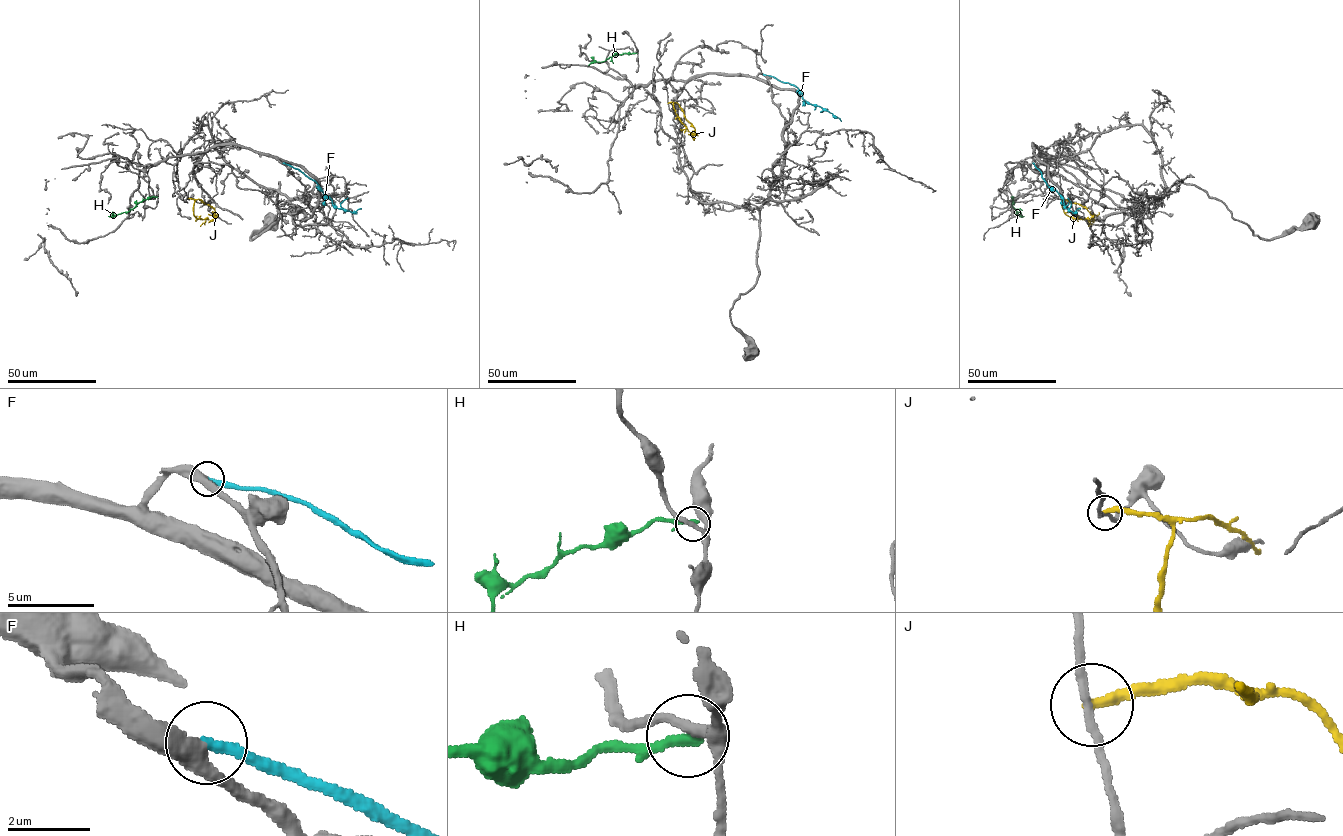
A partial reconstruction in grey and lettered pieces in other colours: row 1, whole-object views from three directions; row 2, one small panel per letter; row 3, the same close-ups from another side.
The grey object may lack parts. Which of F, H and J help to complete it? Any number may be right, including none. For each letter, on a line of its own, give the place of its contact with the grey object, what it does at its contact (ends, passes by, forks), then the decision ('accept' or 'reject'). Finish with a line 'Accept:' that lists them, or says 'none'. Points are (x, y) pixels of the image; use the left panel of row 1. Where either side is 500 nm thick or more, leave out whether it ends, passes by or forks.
F: contact (283, 163); it ends; accept
H: contact (156, 197); it ends; reject
J: contact (188, 198); it ends; reject
Accept: F

